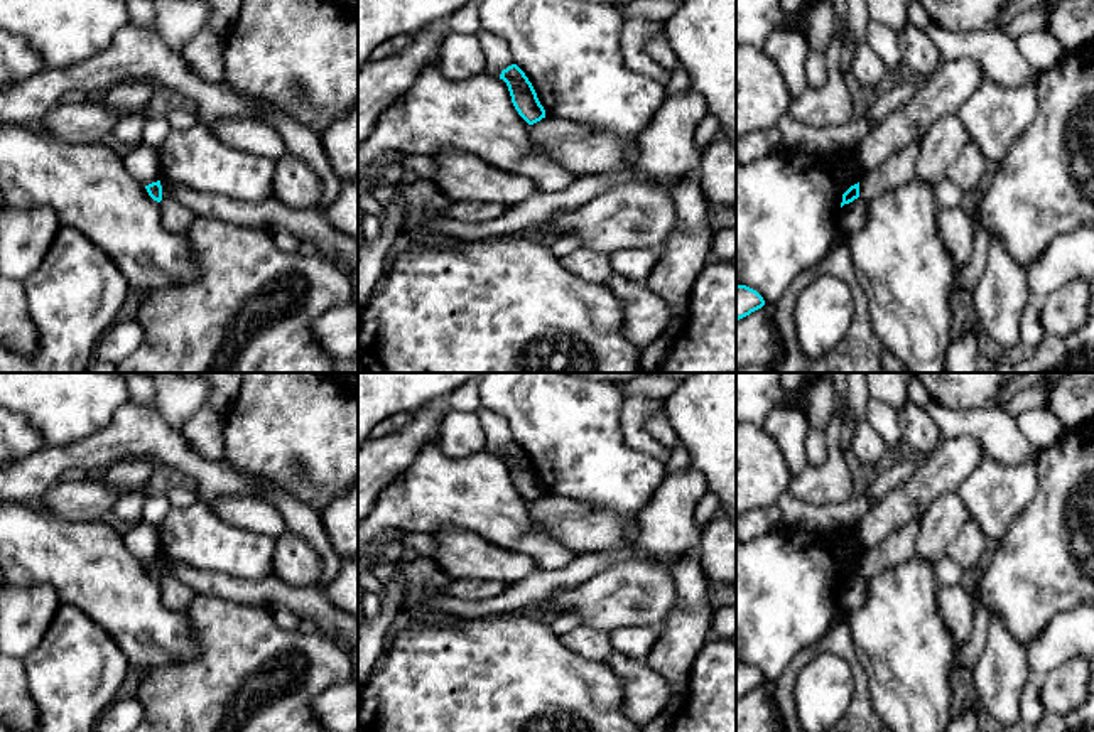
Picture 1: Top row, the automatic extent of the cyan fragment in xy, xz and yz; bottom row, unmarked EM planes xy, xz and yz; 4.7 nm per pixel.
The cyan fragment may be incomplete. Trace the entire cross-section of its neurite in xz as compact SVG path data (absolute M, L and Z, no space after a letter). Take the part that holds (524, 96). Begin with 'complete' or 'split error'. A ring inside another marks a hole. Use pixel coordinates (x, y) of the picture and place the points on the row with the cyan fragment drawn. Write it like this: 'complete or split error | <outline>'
complete | M517 64L503 69L500 79L506 83L515 110L528 125L545 118L545 110L540 105L532 83Z

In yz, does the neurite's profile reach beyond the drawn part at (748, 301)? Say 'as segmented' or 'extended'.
as segmented

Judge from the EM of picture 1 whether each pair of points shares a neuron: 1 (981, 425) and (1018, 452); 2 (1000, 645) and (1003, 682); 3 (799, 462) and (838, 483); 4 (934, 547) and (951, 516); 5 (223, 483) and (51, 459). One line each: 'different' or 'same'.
1: same
2: same
3: different
4: same
5: same

